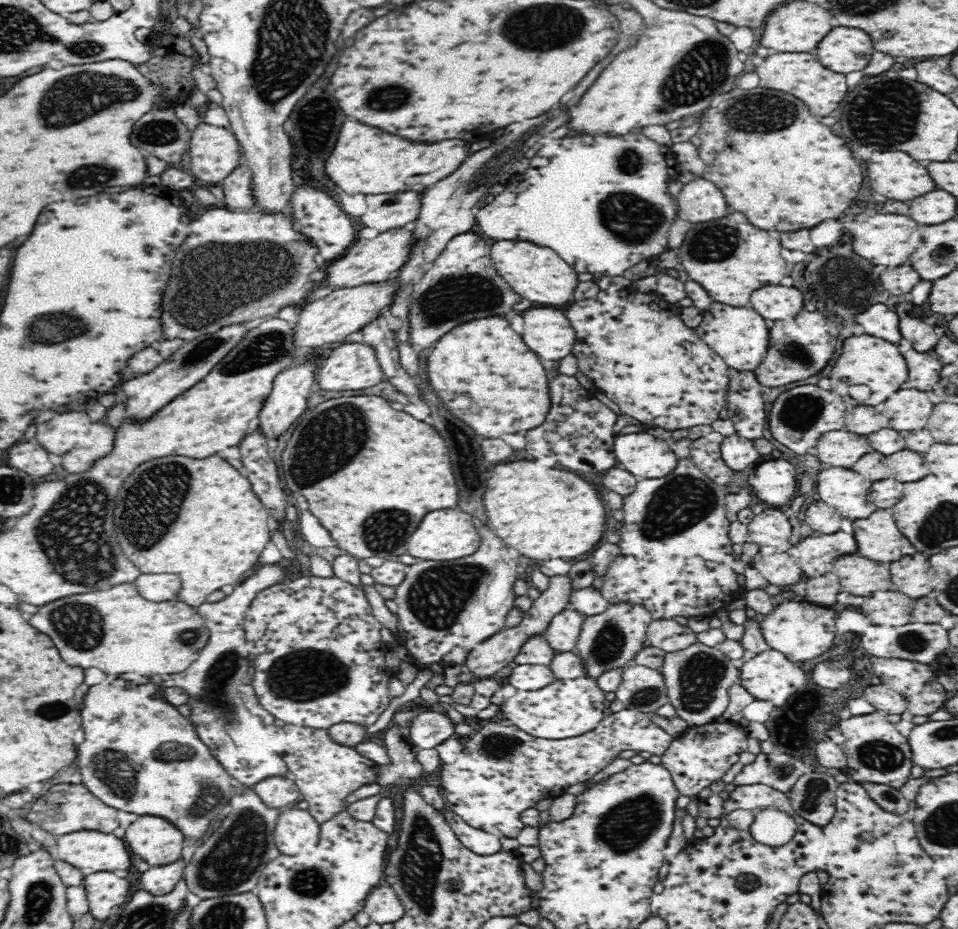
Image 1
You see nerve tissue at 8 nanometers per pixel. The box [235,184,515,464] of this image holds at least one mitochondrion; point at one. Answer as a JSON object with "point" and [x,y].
{"point":[455,296]}

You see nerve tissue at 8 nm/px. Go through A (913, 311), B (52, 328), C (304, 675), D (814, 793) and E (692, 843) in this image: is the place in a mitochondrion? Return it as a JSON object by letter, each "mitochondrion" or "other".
{"A":"other","B":"mitochondrion","C":"mitochondrion","D":"mitochondrion","E":"other"}

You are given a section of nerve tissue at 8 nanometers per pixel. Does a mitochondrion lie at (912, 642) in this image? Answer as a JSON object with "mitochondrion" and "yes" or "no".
{"mitochondrion":"yes"}

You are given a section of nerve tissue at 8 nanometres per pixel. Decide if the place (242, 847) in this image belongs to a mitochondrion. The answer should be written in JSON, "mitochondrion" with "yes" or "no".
{"mitochondrion":"yes"}

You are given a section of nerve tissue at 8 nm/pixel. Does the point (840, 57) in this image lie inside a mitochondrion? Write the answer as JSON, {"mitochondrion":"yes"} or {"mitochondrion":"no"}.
{"mitochondrion":"no"}

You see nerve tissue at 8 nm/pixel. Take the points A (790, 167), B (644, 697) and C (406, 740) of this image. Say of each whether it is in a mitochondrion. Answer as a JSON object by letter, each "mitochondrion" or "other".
{"A":"other","B":"mitochondrion","C":"other"}

